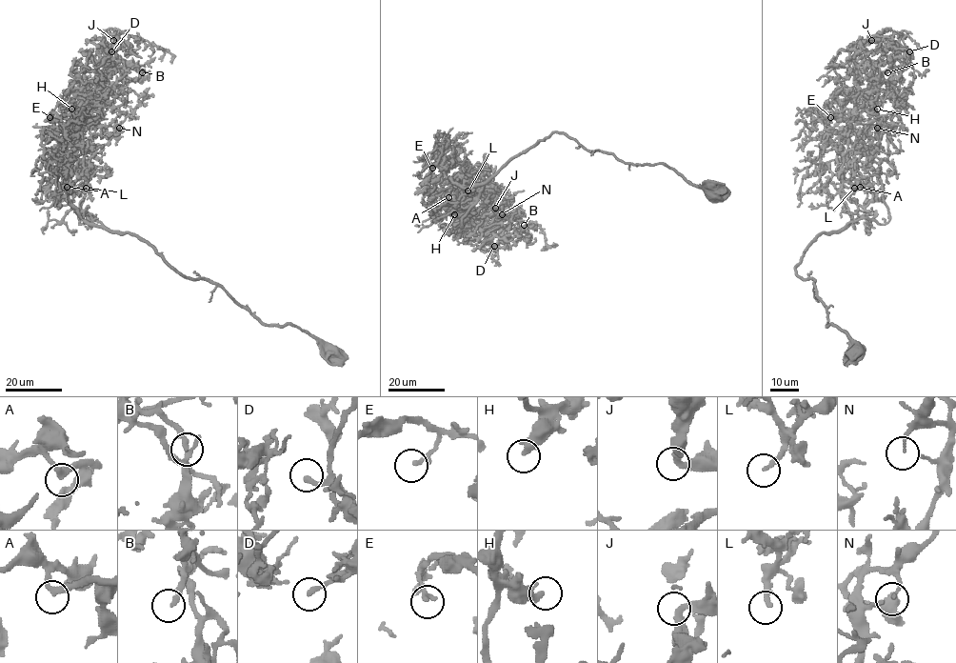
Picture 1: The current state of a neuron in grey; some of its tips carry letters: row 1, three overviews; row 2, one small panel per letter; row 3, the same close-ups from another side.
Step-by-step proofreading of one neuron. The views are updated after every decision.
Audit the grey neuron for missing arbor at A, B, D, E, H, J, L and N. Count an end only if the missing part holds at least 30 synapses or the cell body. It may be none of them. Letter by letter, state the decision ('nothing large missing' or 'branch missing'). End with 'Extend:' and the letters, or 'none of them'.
A: nothing large missing
B: nothing large missing
D: branch missing
E: nothing large missing
H: branch missing
J: nothing large missing
L: branch missing
N: nothing large missing
Extend: D, H, L

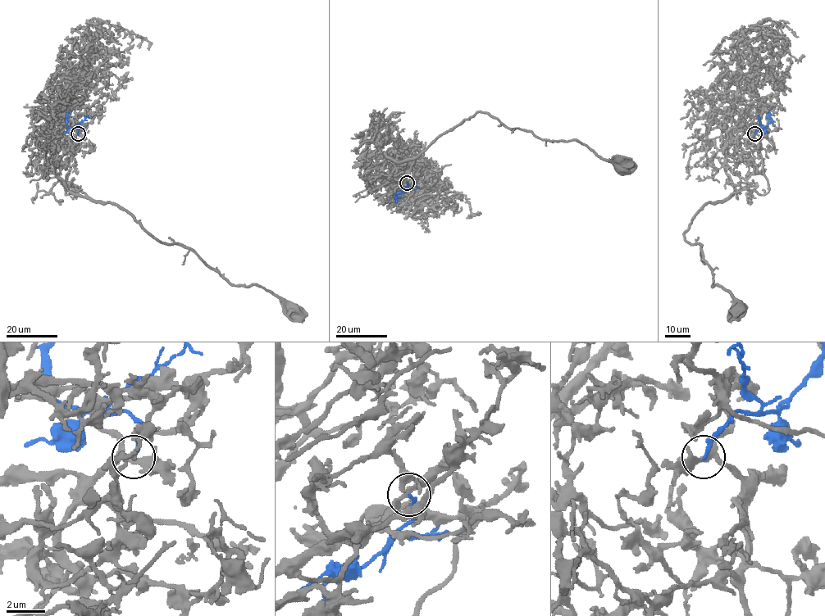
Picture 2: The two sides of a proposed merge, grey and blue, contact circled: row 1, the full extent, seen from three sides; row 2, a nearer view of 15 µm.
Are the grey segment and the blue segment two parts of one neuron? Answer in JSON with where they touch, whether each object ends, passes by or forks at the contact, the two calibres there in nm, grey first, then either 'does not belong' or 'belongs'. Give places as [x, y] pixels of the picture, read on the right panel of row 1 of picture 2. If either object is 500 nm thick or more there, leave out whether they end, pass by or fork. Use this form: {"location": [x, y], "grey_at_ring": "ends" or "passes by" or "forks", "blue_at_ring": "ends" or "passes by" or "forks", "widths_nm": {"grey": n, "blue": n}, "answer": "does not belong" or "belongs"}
{"location": [754, 133], "grey_at_ring": "forks", "blue_at_ring": "ends", "widths_nm": {"grey": 200, "blue": 180}, "answer": "does not belong"}

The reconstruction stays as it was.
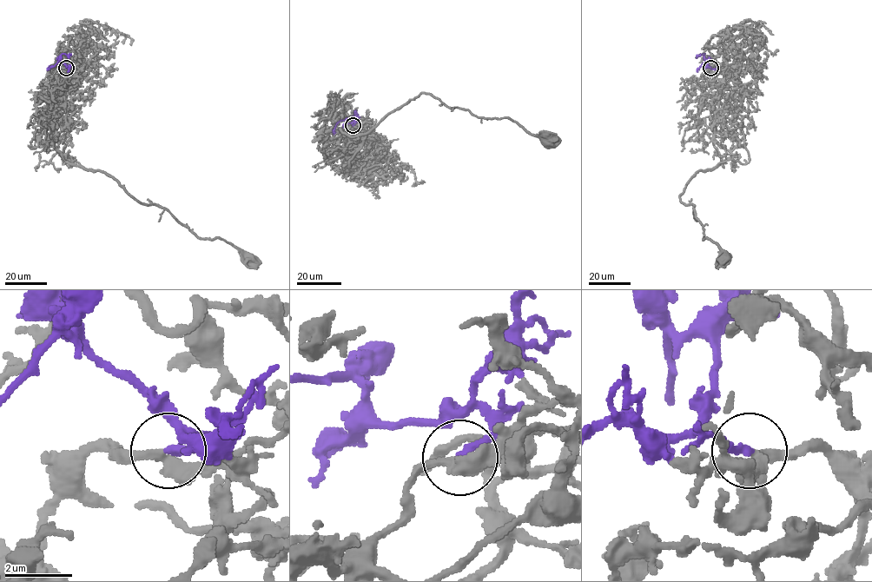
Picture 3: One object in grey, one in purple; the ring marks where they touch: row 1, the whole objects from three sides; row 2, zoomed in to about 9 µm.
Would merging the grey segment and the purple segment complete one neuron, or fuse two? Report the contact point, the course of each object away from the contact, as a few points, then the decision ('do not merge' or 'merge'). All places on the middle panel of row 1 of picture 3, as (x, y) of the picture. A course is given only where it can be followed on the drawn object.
at (353, 125); grey runs (352, 125), (346, 132), (355, 140), (340, 129), (369, 132), (426, 93), (478, 116), (508, 117), (548, 142); purple runs (352, 125), (353, 122), (340, 120), (333, 134); merge

